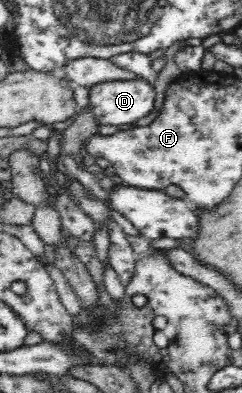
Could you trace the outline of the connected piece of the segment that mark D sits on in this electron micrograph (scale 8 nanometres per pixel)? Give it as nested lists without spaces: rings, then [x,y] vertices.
[[[145,79],[113,80],[89,87],[88,106],[91,107],[91,113],[99,124],[128,127],[136,120],[147,116],[153,110],[153,104],[155,104],[155,90],[153,84]]]

